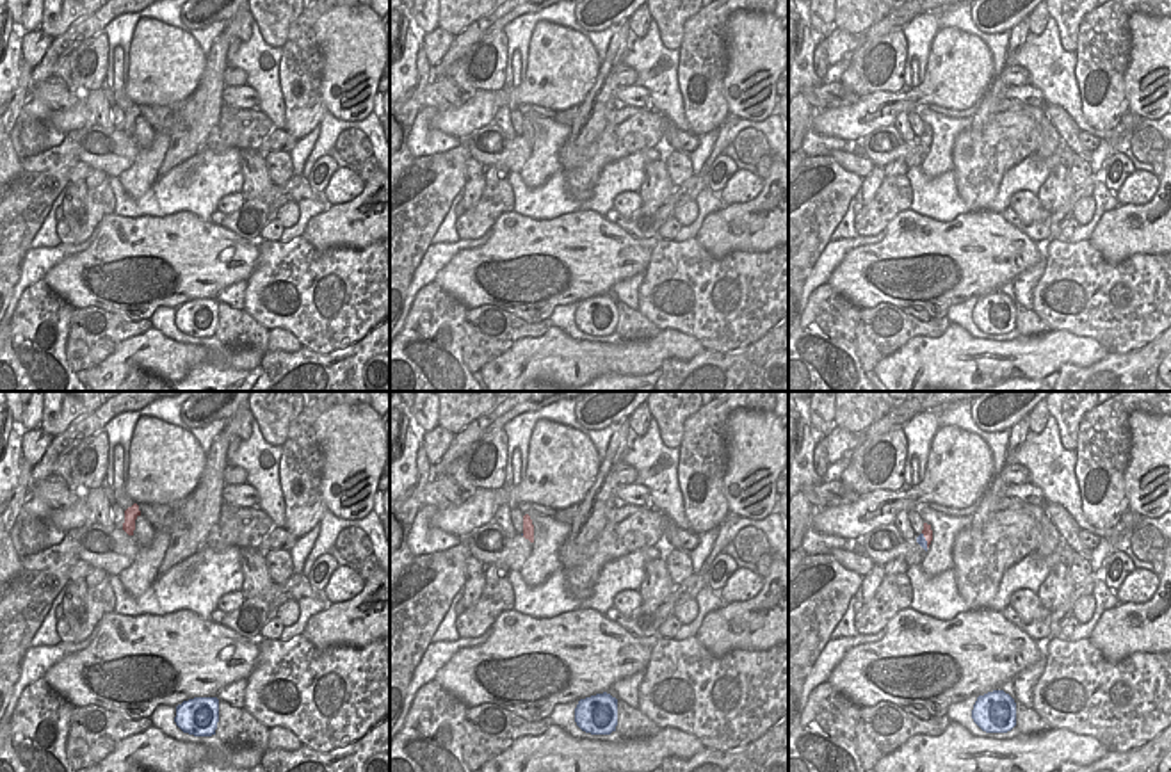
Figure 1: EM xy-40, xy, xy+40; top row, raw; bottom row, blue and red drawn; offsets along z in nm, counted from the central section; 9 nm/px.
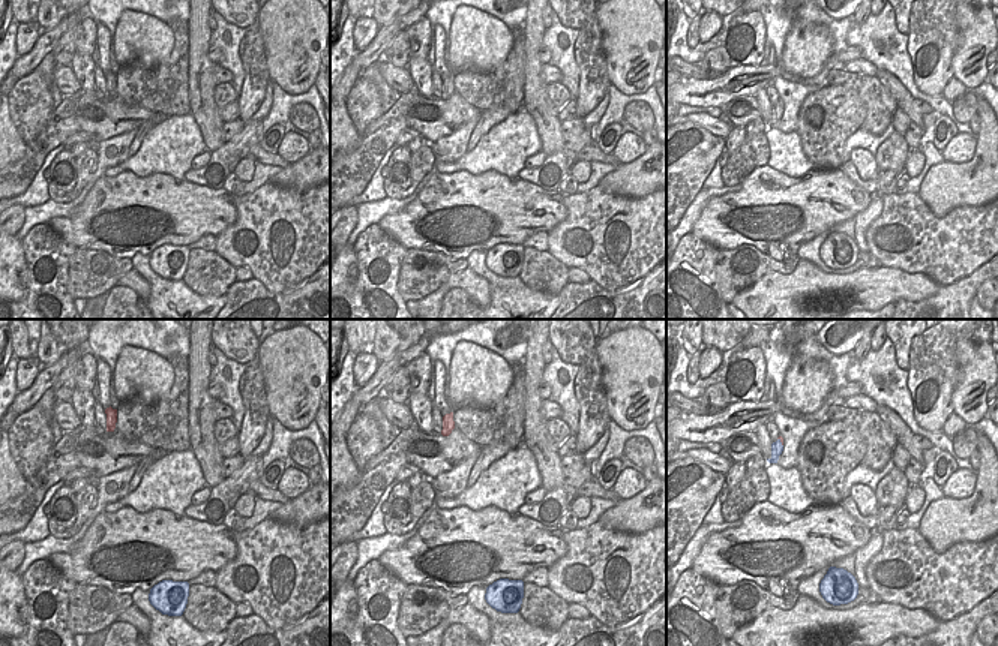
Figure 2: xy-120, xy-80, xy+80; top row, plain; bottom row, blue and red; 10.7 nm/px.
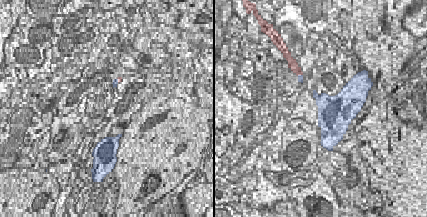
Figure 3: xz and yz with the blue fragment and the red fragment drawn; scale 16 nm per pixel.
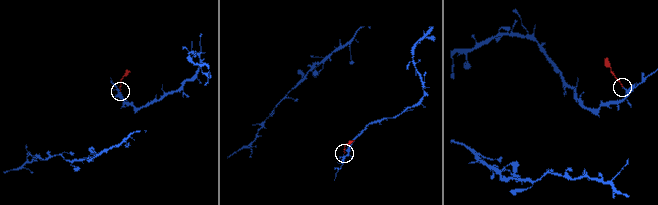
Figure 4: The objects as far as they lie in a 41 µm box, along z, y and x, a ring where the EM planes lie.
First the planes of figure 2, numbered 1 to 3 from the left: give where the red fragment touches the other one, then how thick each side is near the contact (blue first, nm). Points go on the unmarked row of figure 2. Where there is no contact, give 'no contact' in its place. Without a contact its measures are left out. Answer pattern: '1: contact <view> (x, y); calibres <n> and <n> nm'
1: no contact
2: no contact
3: contact xy+80 (781, 107); calibres 130 and 50 nm

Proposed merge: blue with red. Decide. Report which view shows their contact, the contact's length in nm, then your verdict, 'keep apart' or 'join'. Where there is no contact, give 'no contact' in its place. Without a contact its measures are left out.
xy+40 | 150 nm | keep apart

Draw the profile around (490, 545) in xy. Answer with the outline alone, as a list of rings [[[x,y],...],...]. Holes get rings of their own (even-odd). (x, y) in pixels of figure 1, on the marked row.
[[[495,521],[459,535],[470,548],[473,559],[482,564],[504,564],[509,571],[520,571],[530,557],[532,543],[521,534],[507,535]]]

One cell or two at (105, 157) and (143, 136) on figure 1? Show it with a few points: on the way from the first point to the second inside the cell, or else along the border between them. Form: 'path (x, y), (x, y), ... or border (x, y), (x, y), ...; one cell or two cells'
path (114, 152), (134, 144); one cell

